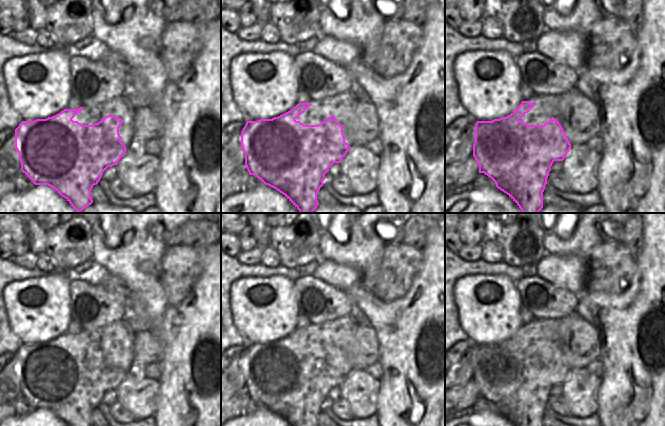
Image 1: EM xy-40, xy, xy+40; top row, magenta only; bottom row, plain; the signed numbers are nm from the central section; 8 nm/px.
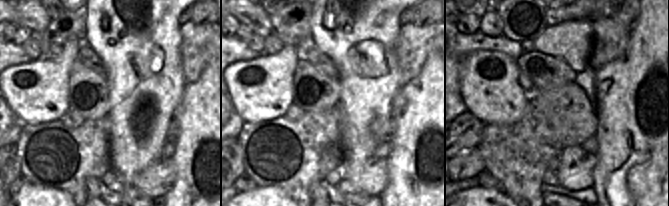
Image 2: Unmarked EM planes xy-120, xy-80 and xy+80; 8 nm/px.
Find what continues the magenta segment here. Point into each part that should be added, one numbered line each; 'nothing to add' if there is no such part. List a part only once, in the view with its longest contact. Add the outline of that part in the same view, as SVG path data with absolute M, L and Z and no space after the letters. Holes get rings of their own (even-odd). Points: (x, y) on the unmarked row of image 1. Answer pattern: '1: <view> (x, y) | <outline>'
nothing to add

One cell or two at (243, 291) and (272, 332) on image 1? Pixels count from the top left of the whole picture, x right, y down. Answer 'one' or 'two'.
one

